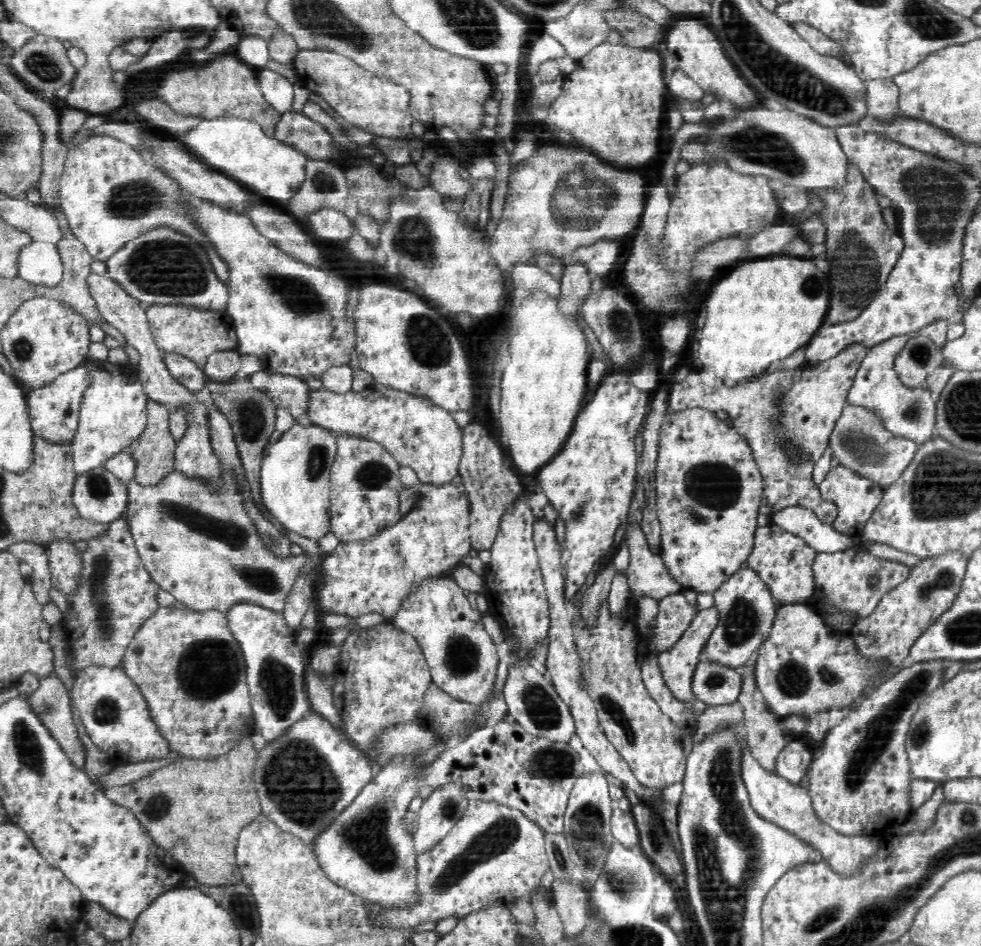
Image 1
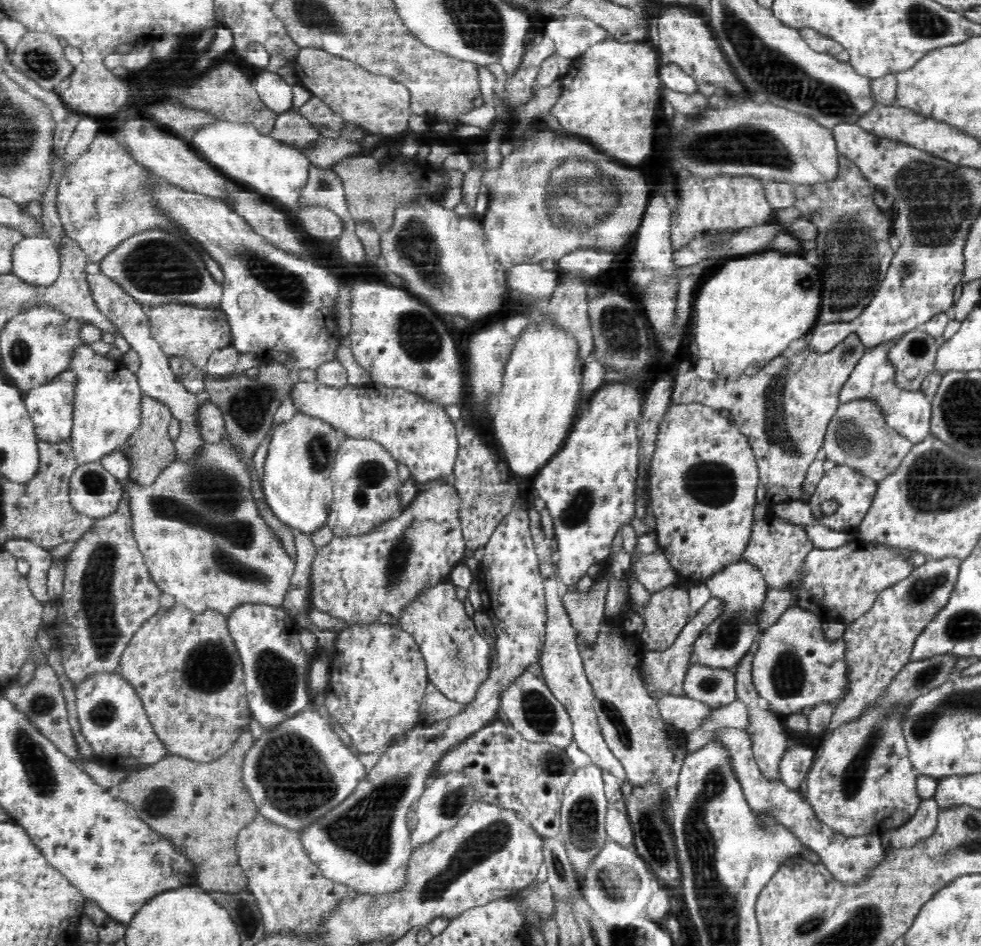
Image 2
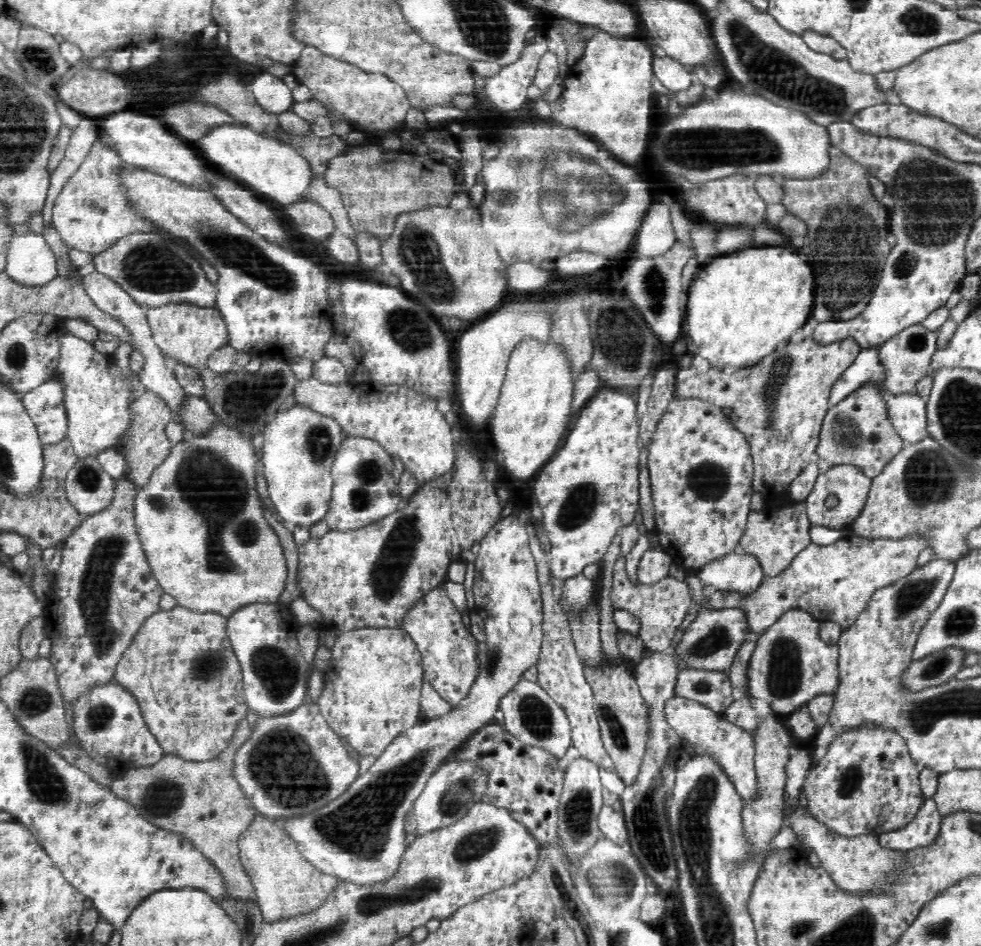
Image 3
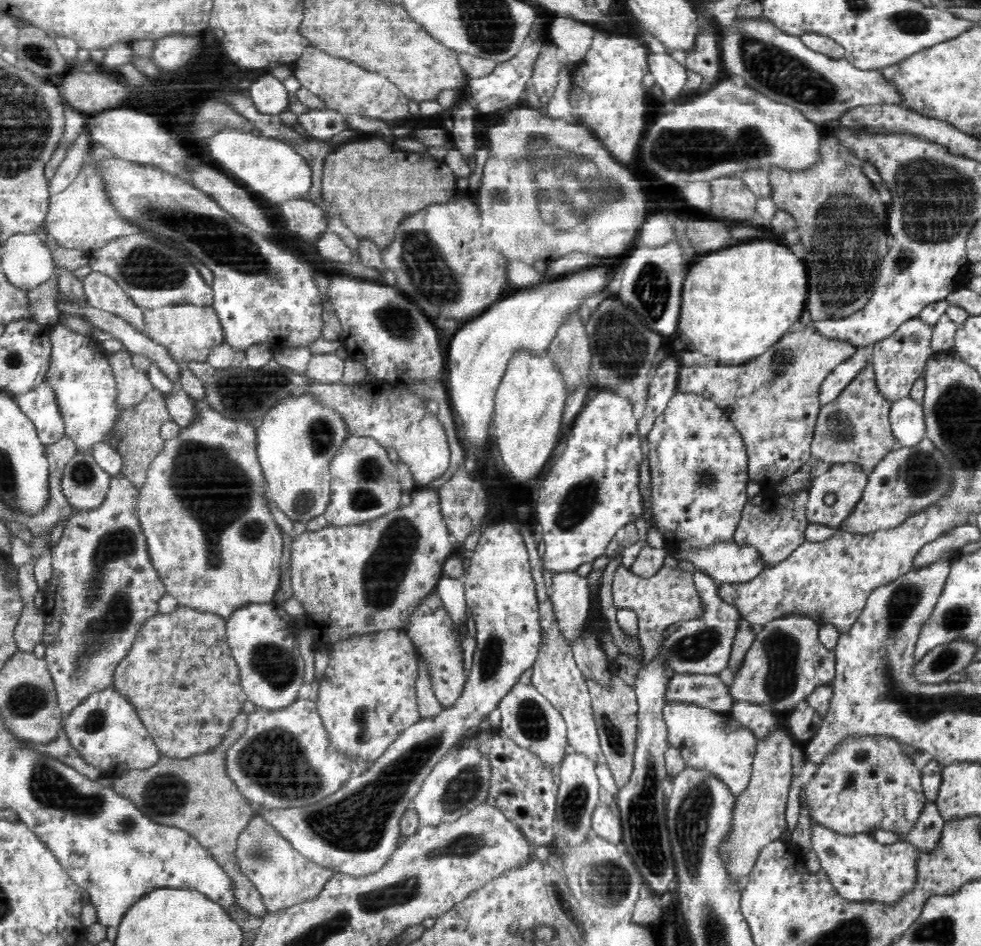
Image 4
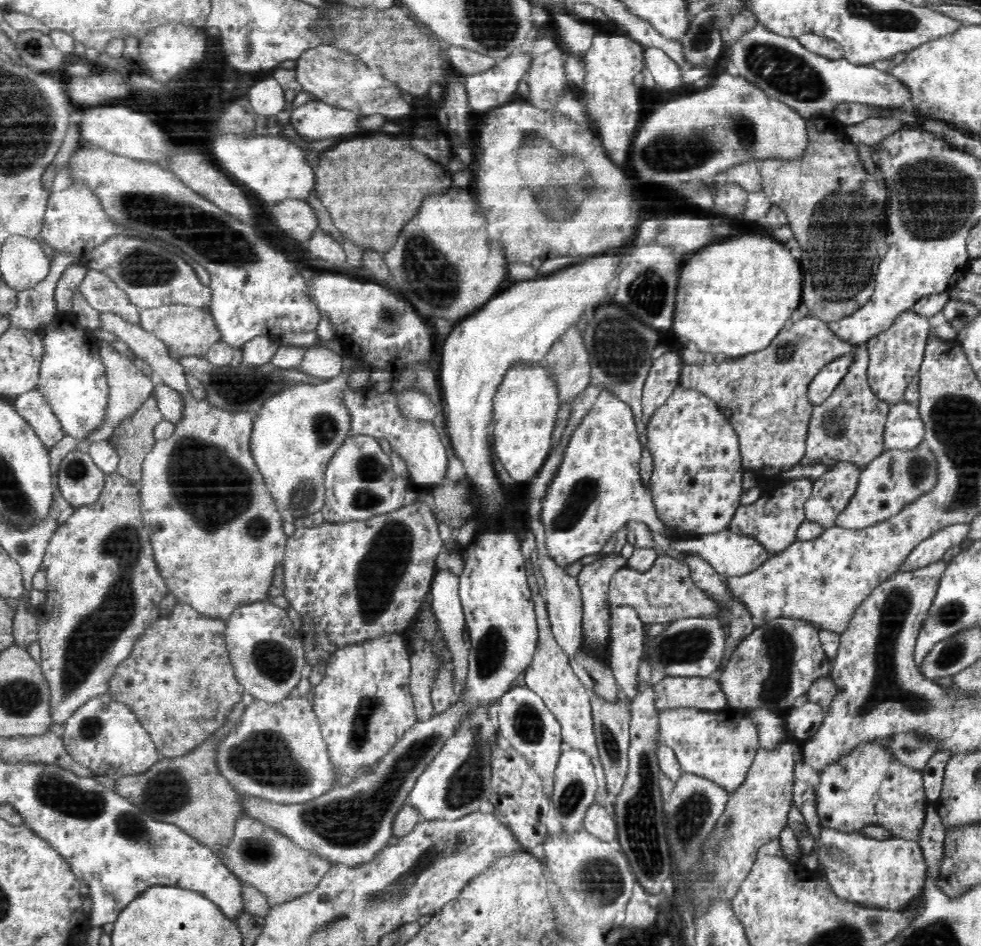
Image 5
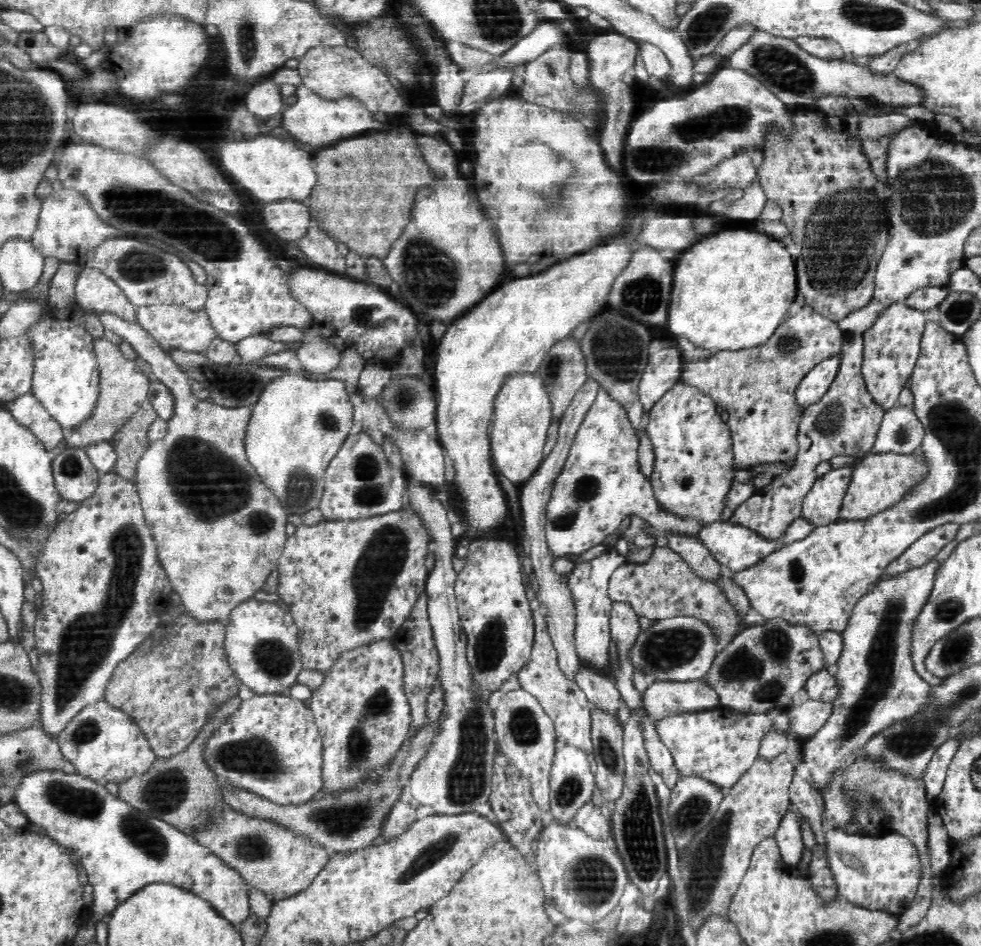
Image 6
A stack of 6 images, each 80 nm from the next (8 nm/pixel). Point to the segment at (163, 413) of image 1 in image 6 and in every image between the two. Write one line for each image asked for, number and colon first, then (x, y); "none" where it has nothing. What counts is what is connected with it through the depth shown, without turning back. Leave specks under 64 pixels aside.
2: (150, 450)
3: (145, 446)
4: (136, 437)
5: (133, 438)
6: (130, 441)

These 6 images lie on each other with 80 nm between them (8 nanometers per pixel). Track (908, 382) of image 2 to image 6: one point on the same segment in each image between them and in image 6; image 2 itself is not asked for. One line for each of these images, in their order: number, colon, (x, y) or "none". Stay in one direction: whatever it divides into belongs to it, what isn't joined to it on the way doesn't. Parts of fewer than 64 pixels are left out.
3: (906, 358)
4: (899, 360)
5: (895, 357)
6: (892, 344)

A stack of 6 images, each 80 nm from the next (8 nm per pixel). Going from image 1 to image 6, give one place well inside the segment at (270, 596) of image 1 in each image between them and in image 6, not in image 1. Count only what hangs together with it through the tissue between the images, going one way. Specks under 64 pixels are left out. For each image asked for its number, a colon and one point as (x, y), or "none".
2: (203, 540)
3: (200, 519)
4: (213, 540)
5: (216, 532)
6: (219, 531)

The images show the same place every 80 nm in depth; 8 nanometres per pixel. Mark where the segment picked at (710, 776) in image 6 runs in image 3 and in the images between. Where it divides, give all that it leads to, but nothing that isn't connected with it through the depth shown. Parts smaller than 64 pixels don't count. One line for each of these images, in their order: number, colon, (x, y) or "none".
3: (703, 729)
4: (712, 741)
5: (720, 745)

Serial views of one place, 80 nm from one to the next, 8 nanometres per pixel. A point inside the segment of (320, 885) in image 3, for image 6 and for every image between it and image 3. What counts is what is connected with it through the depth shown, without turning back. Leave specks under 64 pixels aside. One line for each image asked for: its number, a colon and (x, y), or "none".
4: (284, 878)
5: (259, 855)
6: (273, 859)

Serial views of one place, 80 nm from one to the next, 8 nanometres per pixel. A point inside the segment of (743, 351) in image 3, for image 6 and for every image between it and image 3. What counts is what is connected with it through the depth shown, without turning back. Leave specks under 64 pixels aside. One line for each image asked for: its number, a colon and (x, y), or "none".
4: (736, 303)
5: (733, 297)
6: (730, 291)

